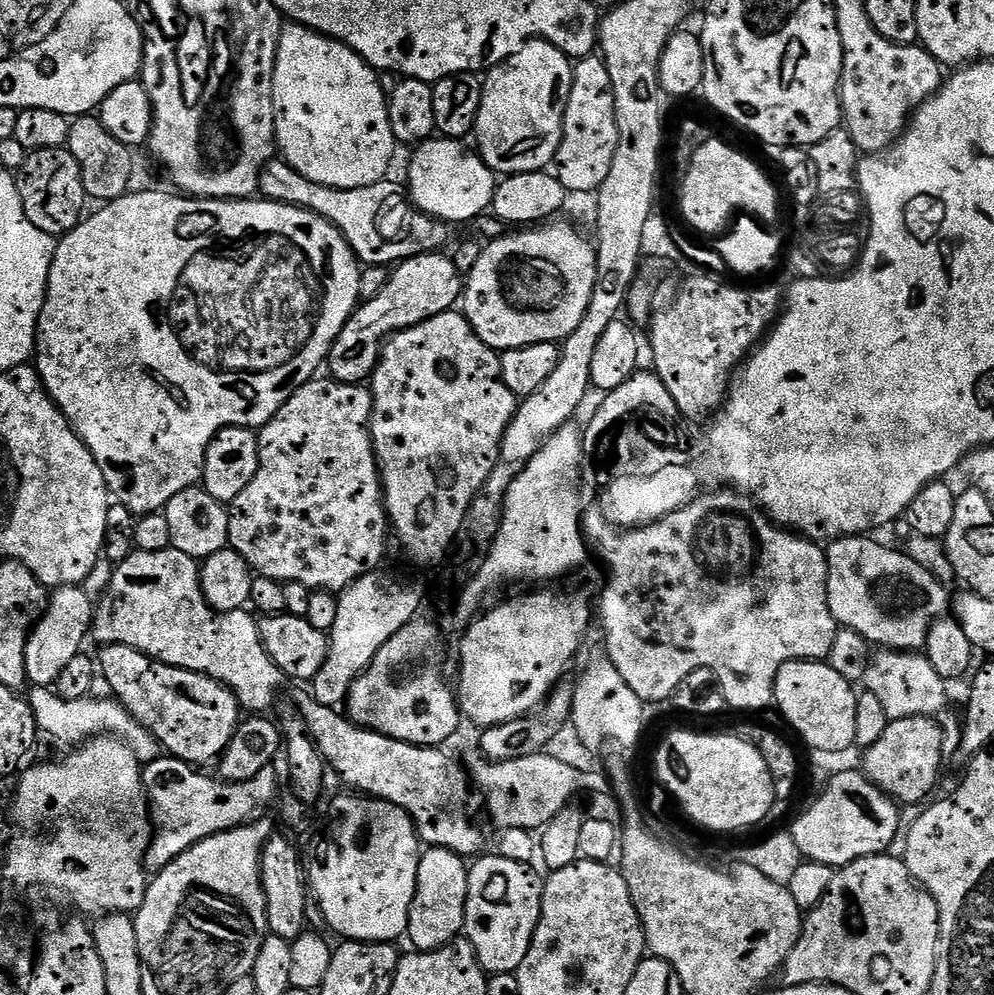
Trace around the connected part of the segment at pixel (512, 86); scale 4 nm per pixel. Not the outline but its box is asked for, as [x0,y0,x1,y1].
[474,40,573,176]

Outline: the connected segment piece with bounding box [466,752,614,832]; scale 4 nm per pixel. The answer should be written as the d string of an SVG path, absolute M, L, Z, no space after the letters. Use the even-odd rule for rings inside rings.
M474 752L469 758L466 766L474 784L478 784L486 793L490 794L490 812L493 820L506 830L534 830L534 832L543 829L557 814L565 811L569 805L568 800L574 792L583 792L583 794L612 794L614 786L611 779L596 771L588 772L574 768L570 763L550 755L550 752L543 752L538 755L526 755L522 758L512 760L491 761Z

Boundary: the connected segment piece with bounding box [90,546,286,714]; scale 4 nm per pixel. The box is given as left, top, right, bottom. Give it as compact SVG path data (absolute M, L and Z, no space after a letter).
M171 546L157 552L133 550L124 561L115 565L109 588L95 605L90 636L91 639L96 639L97 645L100 646L130 646L164 664L206 674L229 688L236 695L241 709L252 714L267 713L267 708L275 702L276 695L280 692L280 683L285 683L286 680L284 673L270 658L263 642L260 641L257 617L248 610L214 611L200 589L200 564L194 558L190 558L190 554L182 554L182 550Z

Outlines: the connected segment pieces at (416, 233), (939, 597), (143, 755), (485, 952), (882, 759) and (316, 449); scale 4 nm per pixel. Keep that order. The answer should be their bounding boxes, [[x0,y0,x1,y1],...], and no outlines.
[[258,158,449,266],[826,535,949,652],[26,685,160,762],[463,855,544,974],[863,716,944,805],[228,378,390,594]]

